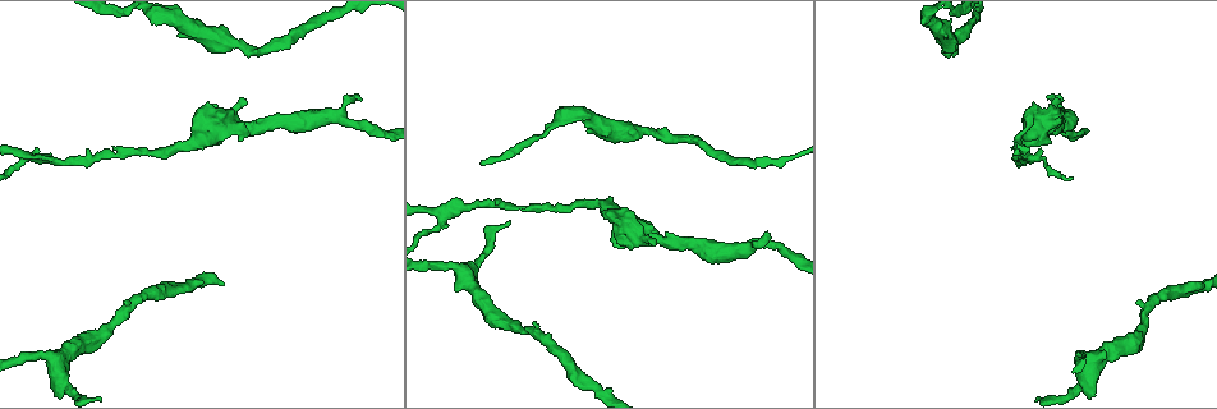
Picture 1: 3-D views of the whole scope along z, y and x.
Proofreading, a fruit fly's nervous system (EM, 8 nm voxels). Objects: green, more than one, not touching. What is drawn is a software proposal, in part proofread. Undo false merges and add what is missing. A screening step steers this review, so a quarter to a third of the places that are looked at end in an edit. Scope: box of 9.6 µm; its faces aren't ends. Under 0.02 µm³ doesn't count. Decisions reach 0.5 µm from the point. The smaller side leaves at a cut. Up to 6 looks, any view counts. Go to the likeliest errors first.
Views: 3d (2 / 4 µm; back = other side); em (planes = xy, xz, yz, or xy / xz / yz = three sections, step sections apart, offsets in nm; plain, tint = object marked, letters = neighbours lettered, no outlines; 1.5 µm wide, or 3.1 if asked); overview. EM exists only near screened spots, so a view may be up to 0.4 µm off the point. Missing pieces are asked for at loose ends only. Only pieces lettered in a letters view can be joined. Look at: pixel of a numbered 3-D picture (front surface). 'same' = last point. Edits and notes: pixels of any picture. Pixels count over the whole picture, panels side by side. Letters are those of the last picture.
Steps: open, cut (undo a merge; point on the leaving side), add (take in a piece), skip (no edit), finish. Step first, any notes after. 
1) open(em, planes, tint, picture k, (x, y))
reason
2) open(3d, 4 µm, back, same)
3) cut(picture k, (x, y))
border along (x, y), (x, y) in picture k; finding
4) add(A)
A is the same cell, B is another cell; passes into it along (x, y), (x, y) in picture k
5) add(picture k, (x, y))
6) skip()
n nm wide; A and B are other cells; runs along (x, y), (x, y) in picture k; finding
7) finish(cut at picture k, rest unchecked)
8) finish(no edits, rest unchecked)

open(3d, 2 µm, picture 1, (360, 98))
an open end

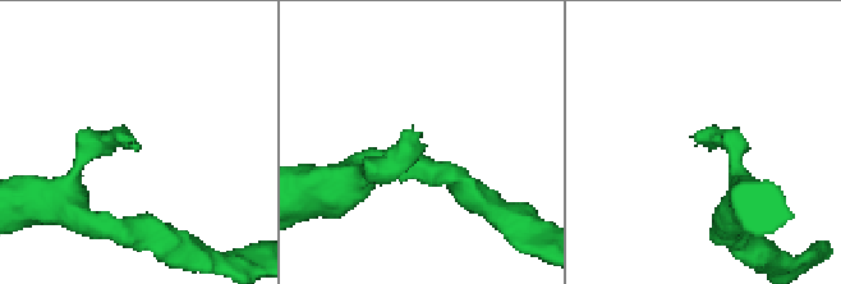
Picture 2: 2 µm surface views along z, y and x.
open(em, yz, step 4, tint, picture 2, (136, 145))

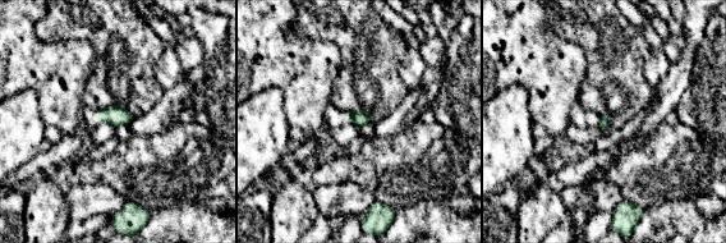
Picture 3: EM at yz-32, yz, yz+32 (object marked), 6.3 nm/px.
open(em, planes, letters, same)
another direction

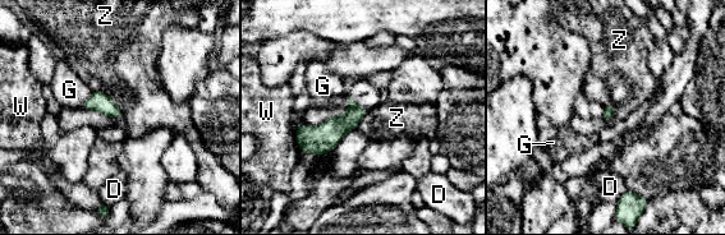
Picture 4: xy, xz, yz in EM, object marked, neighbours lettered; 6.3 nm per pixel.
skip()
D, G, W and Z are other cells; border along (92, 91), (102, 91), (123, 116) in picture 4; none of them fits

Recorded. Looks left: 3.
open(em, planes, tint, picture 1, (444, 215))
a fork

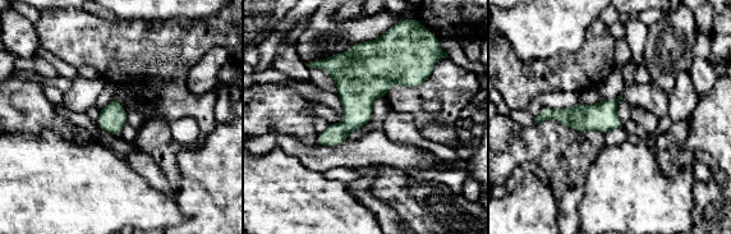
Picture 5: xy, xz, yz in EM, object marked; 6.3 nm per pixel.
open(em, planes, letters, same)
see the neighbours

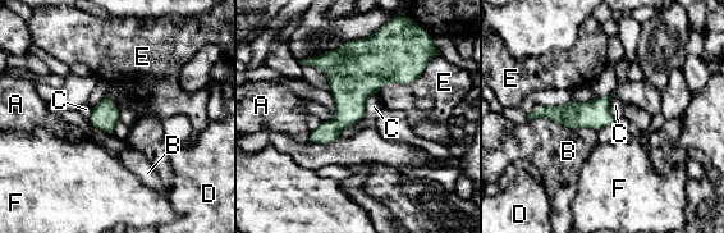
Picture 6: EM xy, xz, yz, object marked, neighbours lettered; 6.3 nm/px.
skip()
A, B, C, D, E and F are other cells; continuous, no second neuron

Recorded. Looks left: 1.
open(em, xy, step 4, letters, picture 1, (111, 154))
narrows sharply

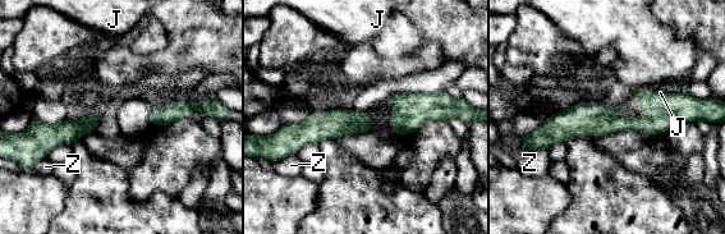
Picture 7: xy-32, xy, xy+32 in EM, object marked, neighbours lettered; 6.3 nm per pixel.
skip()
J and Z are other cells; runs along (688, 110), (537, 136) in picture 7; all the same neuron

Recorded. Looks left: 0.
finish(no edits, rest unchecked)

